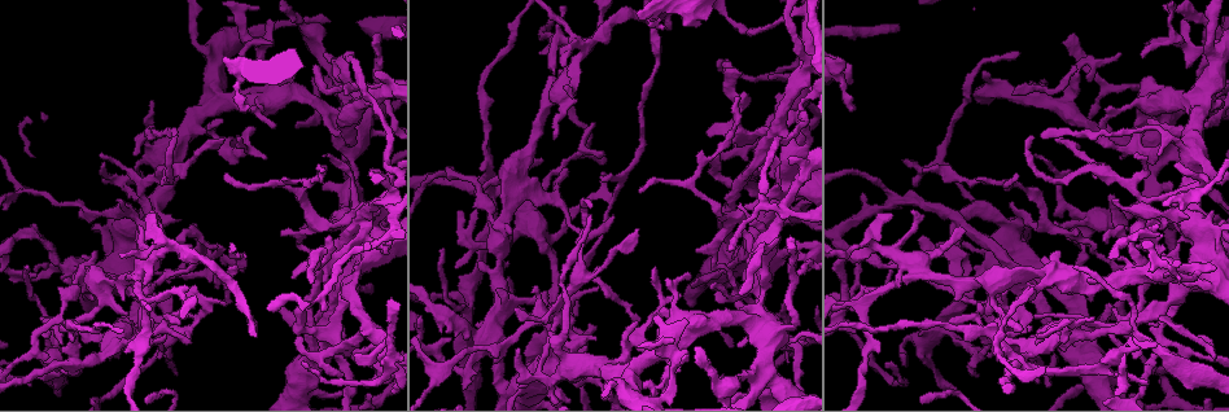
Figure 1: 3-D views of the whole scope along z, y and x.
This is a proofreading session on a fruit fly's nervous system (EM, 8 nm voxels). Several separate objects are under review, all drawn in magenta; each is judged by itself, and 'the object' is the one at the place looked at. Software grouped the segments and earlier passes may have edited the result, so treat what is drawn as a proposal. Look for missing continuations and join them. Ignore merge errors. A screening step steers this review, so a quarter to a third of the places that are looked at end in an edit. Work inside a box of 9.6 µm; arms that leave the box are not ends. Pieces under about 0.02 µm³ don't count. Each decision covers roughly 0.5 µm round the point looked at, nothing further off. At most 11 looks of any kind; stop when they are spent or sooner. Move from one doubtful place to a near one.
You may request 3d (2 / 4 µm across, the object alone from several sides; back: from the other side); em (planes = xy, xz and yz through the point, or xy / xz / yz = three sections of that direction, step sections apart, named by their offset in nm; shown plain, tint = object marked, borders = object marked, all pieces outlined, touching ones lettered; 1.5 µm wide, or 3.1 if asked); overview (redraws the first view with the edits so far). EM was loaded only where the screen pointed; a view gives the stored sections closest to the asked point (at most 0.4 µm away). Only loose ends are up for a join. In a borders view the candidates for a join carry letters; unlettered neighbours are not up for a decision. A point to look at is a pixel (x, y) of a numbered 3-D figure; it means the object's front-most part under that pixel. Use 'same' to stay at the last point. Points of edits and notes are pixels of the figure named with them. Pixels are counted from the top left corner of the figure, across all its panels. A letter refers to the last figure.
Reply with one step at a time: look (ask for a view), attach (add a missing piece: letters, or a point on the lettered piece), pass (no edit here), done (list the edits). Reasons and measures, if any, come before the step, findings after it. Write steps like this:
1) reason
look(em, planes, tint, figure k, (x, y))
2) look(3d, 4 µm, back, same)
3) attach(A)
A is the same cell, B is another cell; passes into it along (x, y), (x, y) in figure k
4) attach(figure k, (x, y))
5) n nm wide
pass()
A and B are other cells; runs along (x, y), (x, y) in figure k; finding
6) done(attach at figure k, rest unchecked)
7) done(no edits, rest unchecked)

an open end
look(3d, 2 µm, figure 1, (1119, 200))

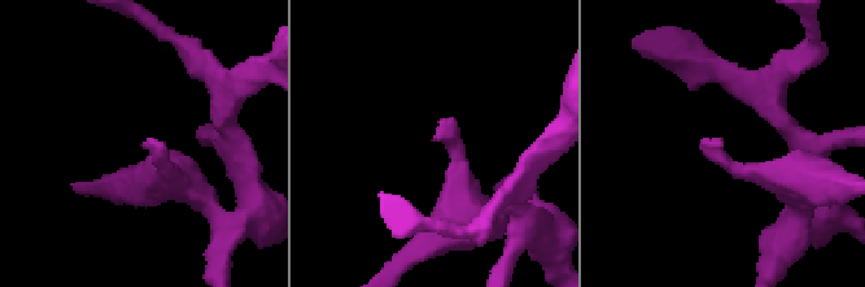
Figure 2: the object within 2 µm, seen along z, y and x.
shape alone is not enough
look(em, planes, borders, figure 2, (436, 139))

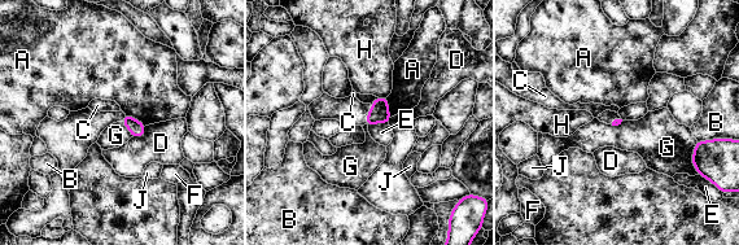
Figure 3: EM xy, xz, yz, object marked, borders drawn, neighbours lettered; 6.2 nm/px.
pass()
A, B, C, D, E, F, G, H and J are other cells; border along (696, 140), (691, 157), (695, 169) in figure 3; no lettered piece goes on from it

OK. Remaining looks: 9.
branch stops here
look(3d, 4 µm, figure 1, (744, 91))

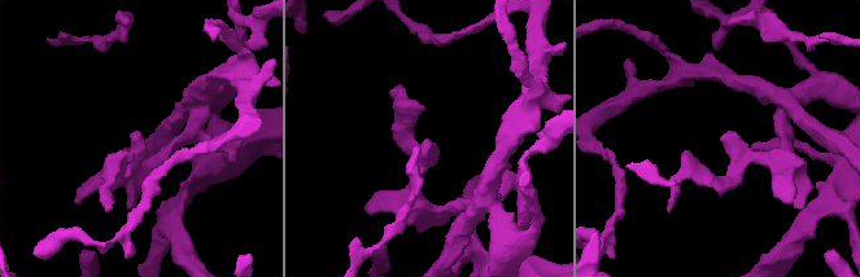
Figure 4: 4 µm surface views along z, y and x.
look(em, yz, step 8, tint, figure 4, (428, 144))

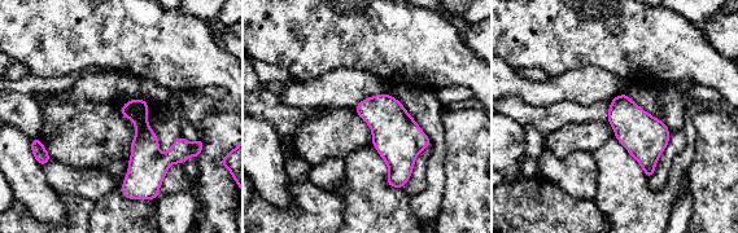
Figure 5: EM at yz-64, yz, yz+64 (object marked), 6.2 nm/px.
another direction
look(em, xz, step 4, borders, same)

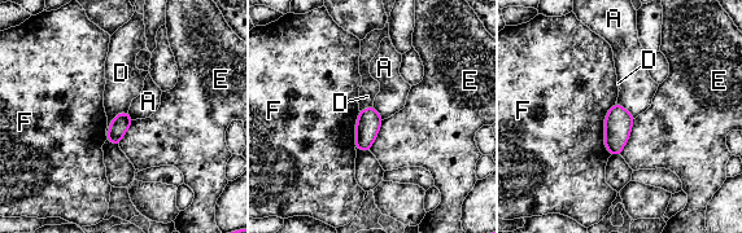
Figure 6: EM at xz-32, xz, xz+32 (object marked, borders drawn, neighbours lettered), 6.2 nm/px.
120 nm wide
pass()
A, D, E and F are other cells; no lettered piece goes on from it

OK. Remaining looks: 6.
free end
look(3d, 4 µm, figure 1, (663, 27))

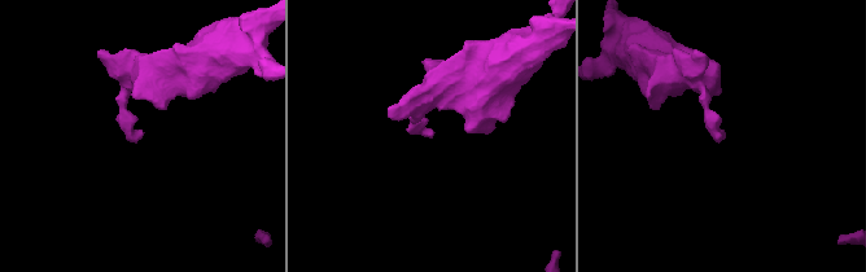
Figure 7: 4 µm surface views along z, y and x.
look(em, planes, borders, figure 7, (722, 132))

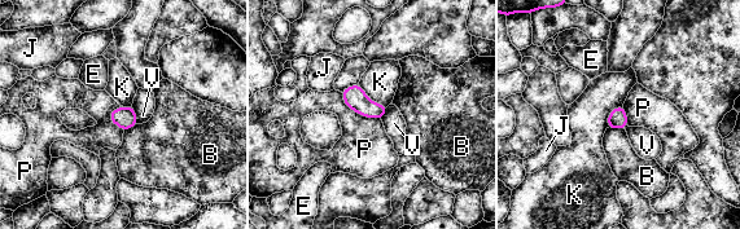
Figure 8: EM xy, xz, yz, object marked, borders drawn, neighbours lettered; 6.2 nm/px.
pass()
B, E, J, K, P and V are other cells; border along (340, 92), (347, 106), (380, 119) in figure 8; no lettered piece goes on from it

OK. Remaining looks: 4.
tapers out
look(em, planes, borders, figure 1, (1187, 67))

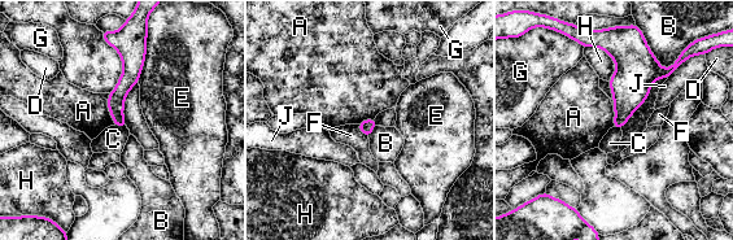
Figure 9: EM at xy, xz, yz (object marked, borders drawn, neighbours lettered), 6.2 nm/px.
90 nm wide
pass()
A, B, C, D, E, F, G, H and J are other cells; border along (114, 125), (126, 127) in figure 9; no lettered piece goes on from it

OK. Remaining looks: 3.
done(no edits, rest unchecked)

